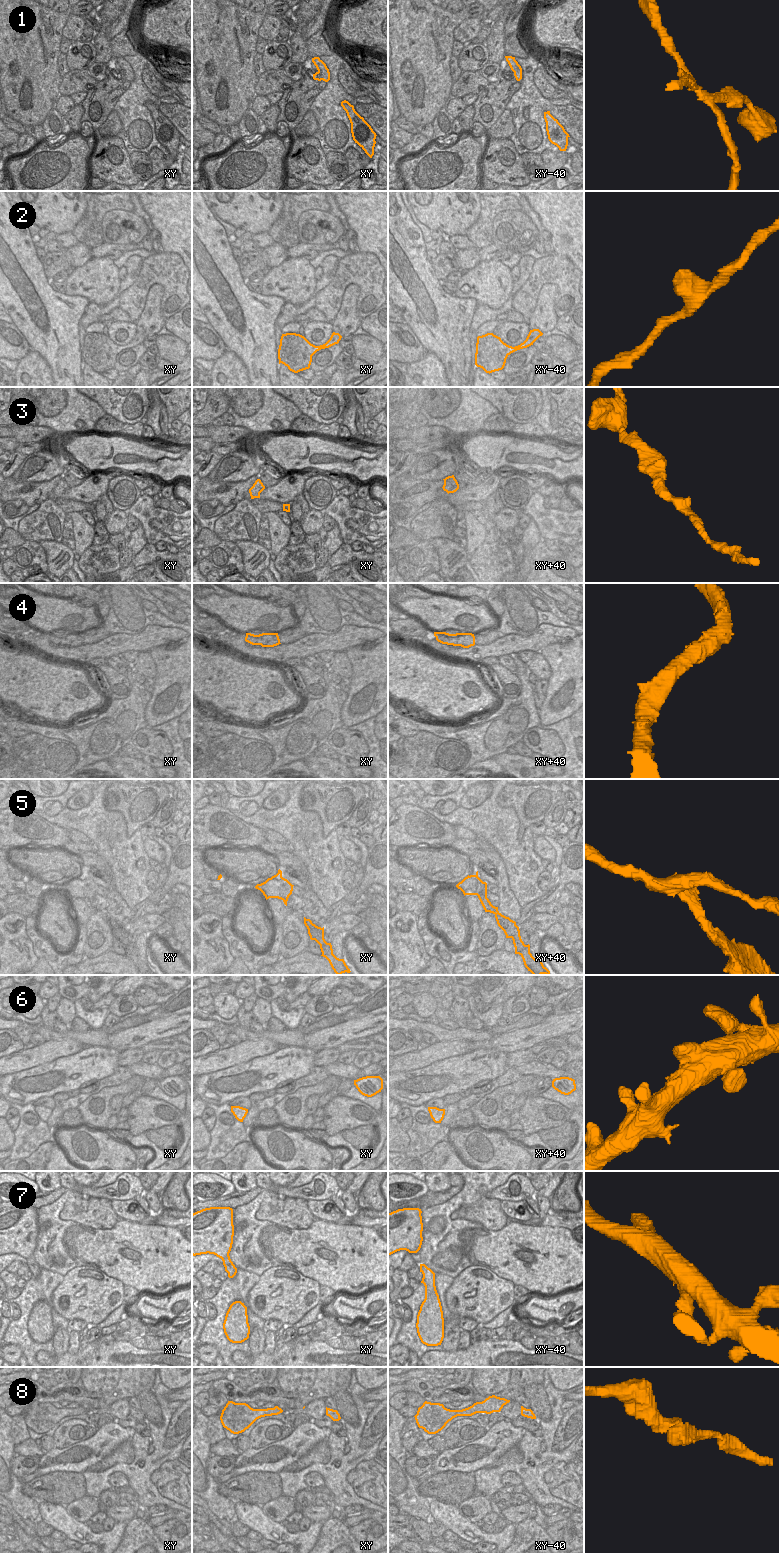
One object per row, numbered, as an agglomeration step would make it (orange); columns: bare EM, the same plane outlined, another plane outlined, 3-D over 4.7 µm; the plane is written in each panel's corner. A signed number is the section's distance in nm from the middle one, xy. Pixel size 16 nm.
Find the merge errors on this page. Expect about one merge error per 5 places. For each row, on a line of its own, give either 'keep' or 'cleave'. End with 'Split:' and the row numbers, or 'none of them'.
1: cleave
2: keep
3: keep
4: keep
5: cleave
6: keep
7: keep
8: keep
Split: 1, 5

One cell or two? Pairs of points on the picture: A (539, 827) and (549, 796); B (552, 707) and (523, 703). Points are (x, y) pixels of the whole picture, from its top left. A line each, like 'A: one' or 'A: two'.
A: two
B: two

